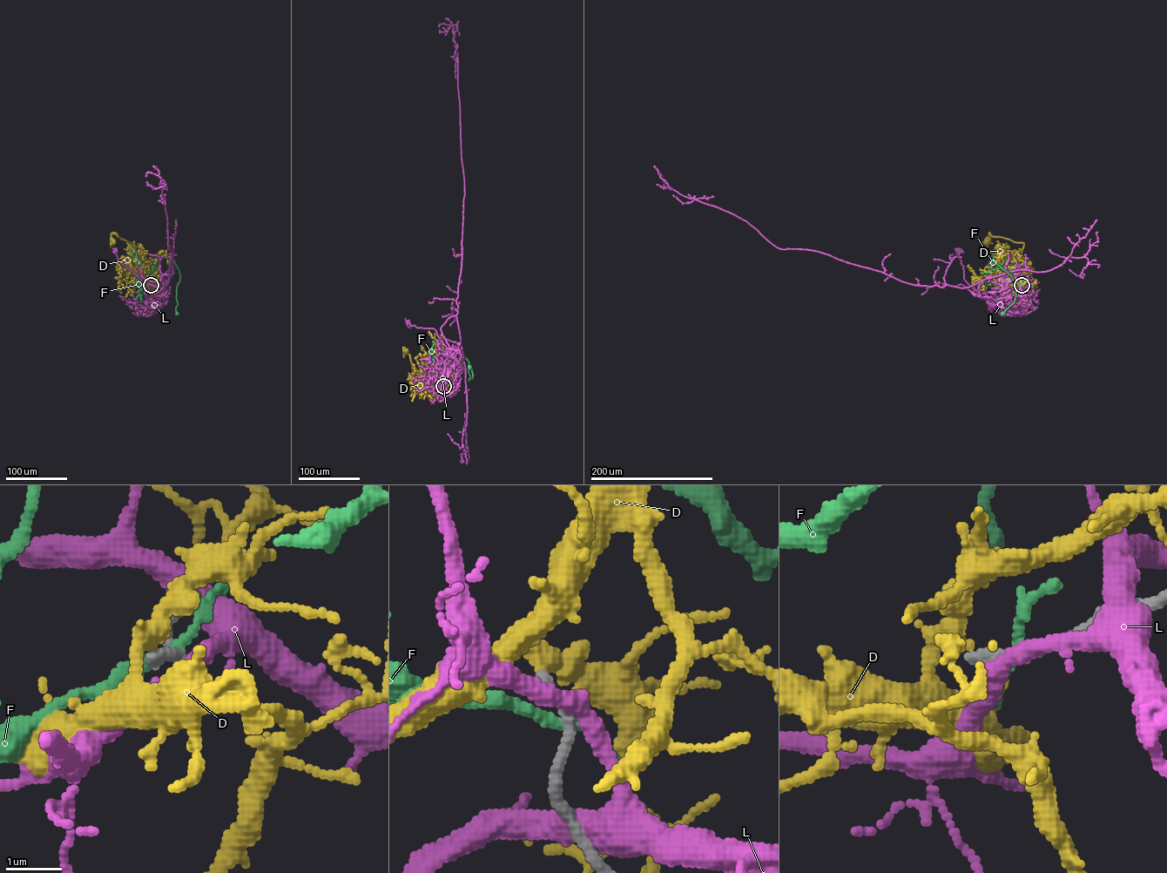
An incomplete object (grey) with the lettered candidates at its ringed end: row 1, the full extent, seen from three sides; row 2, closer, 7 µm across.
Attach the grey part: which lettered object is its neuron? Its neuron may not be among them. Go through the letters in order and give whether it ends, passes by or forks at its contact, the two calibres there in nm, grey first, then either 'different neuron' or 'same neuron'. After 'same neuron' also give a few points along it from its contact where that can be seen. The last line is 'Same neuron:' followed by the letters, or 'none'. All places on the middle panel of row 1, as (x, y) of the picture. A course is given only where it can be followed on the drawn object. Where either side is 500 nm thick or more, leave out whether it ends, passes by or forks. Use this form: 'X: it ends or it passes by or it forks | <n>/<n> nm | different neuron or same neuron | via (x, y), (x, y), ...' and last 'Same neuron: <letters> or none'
D: it passes by | 200/300 nm | different neuron
F: it forks | 260/150 nm | different neuron
L: it passes by | 260/320 nm | different neuron
Same neuron: none

